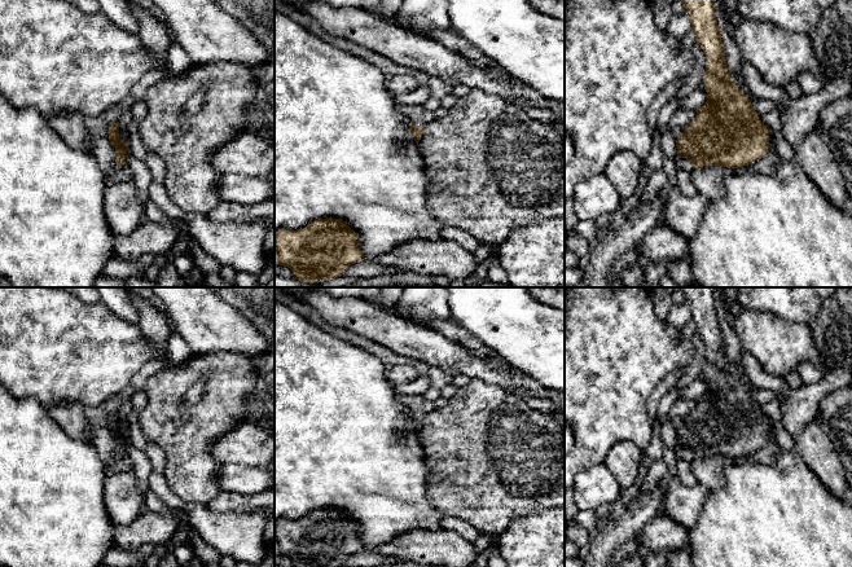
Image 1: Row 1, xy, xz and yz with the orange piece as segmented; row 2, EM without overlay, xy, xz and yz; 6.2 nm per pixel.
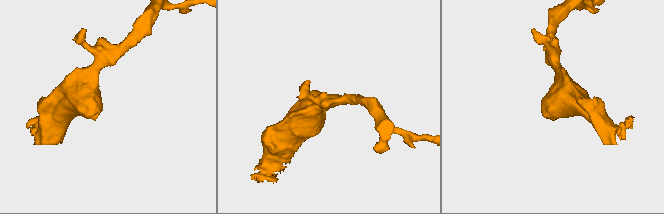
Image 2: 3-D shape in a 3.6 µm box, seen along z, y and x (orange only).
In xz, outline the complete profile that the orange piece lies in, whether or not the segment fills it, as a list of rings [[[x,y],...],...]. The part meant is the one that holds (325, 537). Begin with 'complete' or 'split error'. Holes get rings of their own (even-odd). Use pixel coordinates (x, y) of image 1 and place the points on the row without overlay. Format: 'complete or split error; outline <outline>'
complete; outline [[[331,507],[297,520],[275,520],[275,542],[295,567],[341,567],[347,557],[364,550],[356,522]]]

